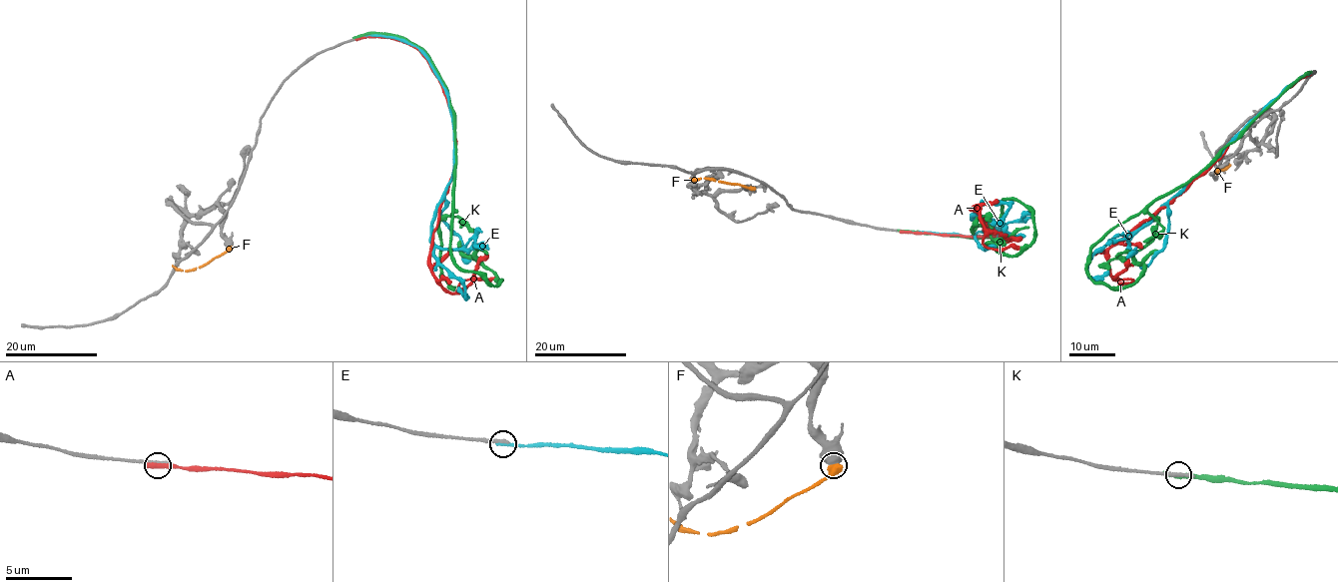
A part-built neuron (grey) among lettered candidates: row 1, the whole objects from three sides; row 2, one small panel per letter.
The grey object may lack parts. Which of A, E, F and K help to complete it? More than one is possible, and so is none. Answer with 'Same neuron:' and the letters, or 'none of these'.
Same neuron: none of these

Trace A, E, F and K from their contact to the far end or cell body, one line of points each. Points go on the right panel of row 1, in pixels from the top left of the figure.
A: (1309, 74), (1252, 121), (1173, 201), (1108, 250), (1112, 277), (1132, 282), (1120, 287)
E: (1309, 73), (1278, 97), (1214, 163), (1148, 222), (1117, 236), (1092, 255), (1088, 276), (1108, 271)
F: (1218, 169), (1216, 174), (1230, 164)
K: (1310, 72), (1184, 184), (1094, 244), (1091, 280), (1132, 285), (1142, 265), (1115, 256)

